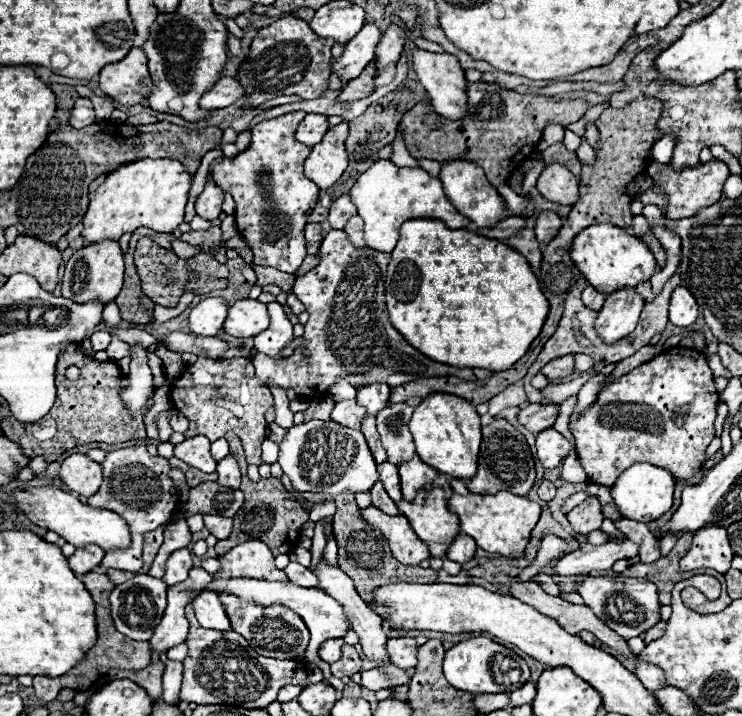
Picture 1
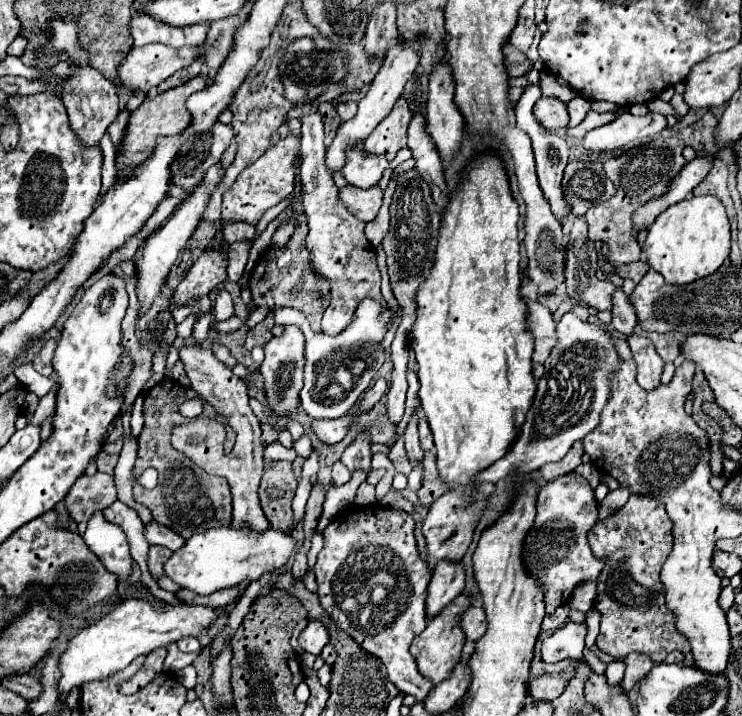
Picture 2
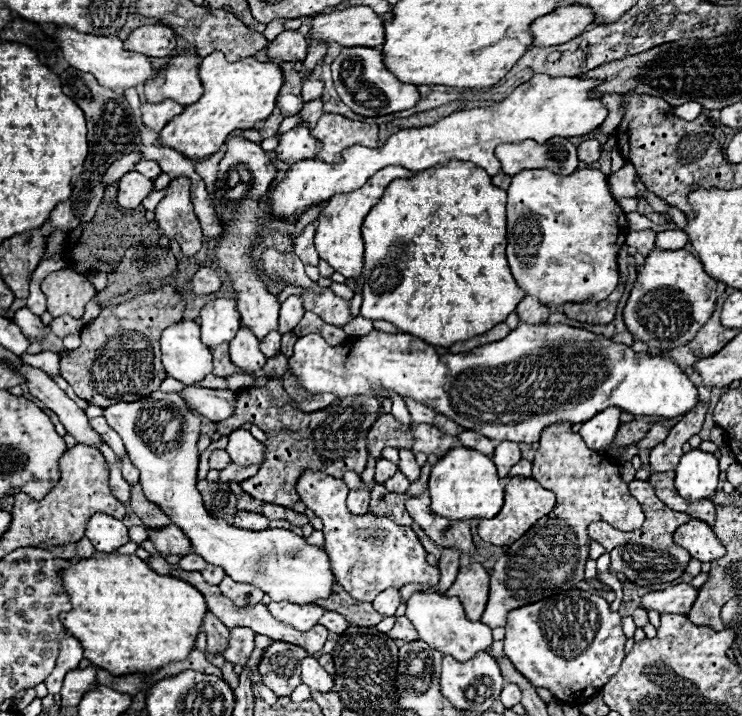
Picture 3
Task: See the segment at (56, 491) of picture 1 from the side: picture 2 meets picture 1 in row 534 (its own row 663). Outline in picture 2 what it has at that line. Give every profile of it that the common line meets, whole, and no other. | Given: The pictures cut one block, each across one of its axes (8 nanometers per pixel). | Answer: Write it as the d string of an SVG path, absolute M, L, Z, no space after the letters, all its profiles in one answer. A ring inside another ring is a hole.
M128 598L120 602L110 614L102 616L92 626L84 628L74 640L70 640L68 650L60 658L62 678L58 682L58 694L64 696L72 688L82 686L90 680L108 678L118 670L124 670L140 654L150 654L158 648L168 648L172 642L178 642L186 636L194 636L202 646L212 642L208 628L222 616L220 610L208 606L192 606L186 602L168 604L164 612L158 612L148 600Z

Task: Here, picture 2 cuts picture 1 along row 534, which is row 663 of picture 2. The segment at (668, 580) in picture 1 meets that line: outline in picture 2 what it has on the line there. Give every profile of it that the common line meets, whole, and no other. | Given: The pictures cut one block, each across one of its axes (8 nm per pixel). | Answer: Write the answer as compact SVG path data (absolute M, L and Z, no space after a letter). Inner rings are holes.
M632 494L628 502L604 522L588 532L588 542L596 558L604 558L604 570L598 576L594 608L600 612L600 634L596 646L614 656L624 658L632 652L644 652L654 662L662 662L668 652L682 652L684 666L692 666L688 640L676 634L672 612L666 608L660 570L672 552L672 522L664 510L664 502L652 496Z

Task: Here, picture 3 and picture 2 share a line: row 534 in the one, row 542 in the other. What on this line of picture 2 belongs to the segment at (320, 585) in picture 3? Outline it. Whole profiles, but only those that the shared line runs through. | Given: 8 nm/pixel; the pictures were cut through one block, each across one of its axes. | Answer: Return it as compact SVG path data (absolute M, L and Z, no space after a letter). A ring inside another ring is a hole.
M230 524L206 530L202 534L194 534L186 542L186 546L172 554L172 558L164 564L164 572L180 588L188 588L196 594L212 594L224 588L244 584L244 580L256 582L266 572L282 572L294 552L294 546L296 540L280 530L268 528L264 532L256 532L248 526L232 528Z

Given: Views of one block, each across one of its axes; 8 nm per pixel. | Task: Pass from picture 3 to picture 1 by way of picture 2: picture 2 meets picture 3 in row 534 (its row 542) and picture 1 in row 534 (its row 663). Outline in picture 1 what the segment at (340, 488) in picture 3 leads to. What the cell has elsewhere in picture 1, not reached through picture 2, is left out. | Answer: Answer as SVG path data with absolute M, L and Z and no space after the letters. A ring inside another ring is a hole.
M368 506L360 510L362 518L370 524L382 530L384 538L390 540L390 548L394 558L400 564L406 566L416 566L422 560L430 558L428 546L424 542L420 542L420 538L414 534L414 530L408 524L408 518L404 516L388 516L382 510Z

